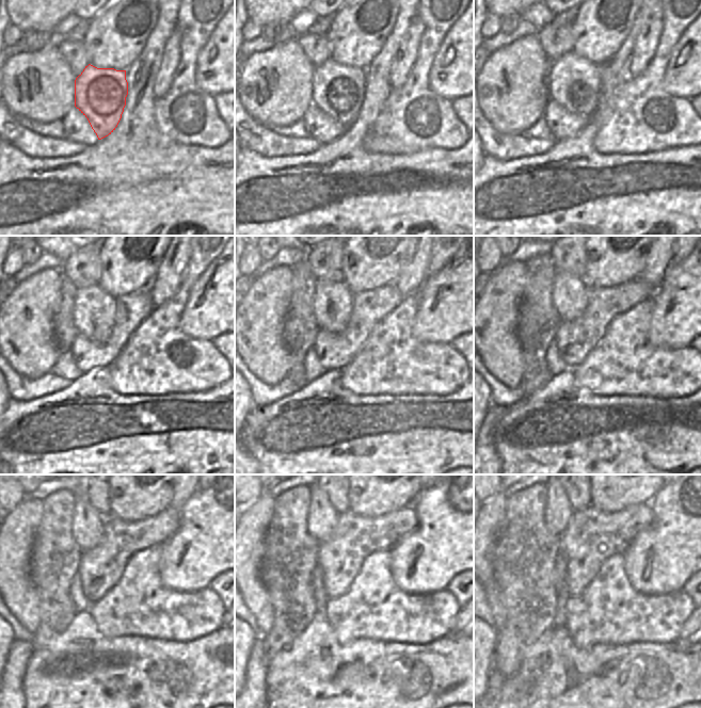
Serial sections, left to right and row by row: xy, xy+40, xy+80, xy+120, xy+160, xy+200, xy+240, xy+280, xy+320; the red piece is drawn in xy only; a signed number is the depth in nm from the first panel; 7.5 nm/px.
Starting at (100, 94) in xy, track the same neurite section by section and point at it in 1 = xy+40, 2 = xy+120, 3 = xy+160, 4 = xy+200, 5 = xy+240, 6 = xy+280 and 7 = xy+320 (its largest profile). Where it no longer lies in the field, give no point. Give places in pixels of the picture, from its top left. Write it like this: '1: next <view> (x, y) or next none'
1: next xy+40 (338, 91)
2: next xy+120 (94, 312)
3: next xy+160 (333, 302)
4: next xy+200 (570, 295)
5: next xy+240 (88, 526)
6: next xy+280 (322, 518)
7: next xy+320 (558, 513)

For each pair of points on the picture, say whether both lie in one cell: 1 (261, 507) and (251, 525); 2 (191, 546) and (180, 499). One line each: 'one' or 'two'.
1: one
2: two

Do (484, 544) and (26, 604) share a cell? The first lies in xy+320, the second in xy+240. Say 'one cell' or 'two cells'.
one cell

